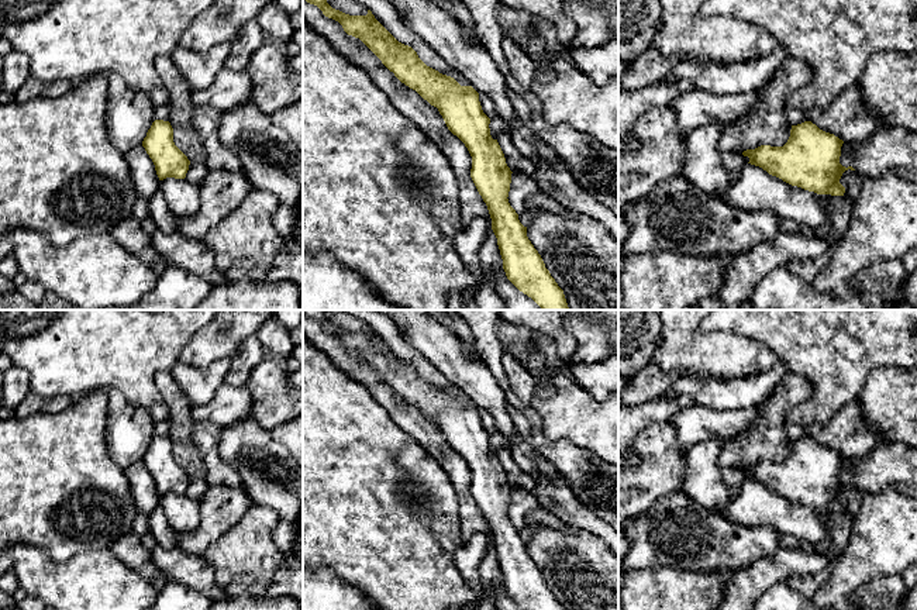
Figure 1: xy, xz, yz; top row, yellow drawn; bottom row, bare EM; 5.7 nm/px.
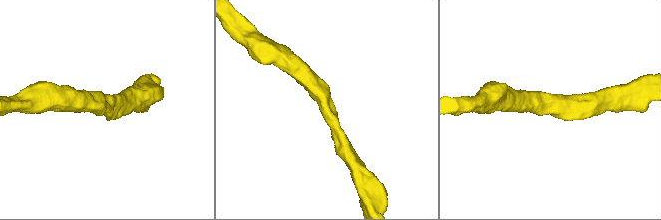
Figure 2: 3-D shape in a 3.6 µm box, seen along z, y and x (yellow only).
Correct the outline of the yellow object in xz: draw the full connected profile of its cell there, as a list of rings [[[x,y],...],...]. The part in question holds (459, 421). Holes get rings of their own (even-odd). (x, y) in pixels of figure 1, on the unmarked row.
[[[303,310],[303,314],[338,337],[348,351],[359,354],[401,399],[437,423],[448,445],[465,459],[472,472],[470,493],[487,521],[507,595],[524,610],[563,610],[509,518],[513,487],[490,451],[490,434],[482,425],[479,409],[427,382],[370,325],[366,331],[349,331],[332,324],[327,310]]]

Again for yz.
[[[811,437],[792,441],[790,452],[783,462],[761,461],[747,465],[744,472],[783,497],[817,510],[844,511],[840,499],[842,489],[852,482],[840,479],[844,456],[820,445]]]

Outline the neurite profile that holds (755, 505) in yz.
[[[747,479],[734,500],[725,502],[723,507],[713,511],[744,525],[772,527],[779,534],[790,534],[800,541],[817,544],[831,534],[831,514],[849,513],[856,517],[865,496],[863,489],[848,485],[840,494],[845,503],[842,511],[817,510],[792,502],[759,482]]]

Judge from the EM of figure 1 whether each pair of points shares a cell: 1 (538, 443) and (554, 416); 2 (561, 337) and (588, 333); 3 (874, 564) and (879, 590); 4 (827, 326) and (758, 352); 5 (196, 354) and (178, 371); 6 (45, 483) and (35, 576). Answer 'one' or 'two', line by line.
1: two
2: two
3: two
4: two
5: two
6: two

